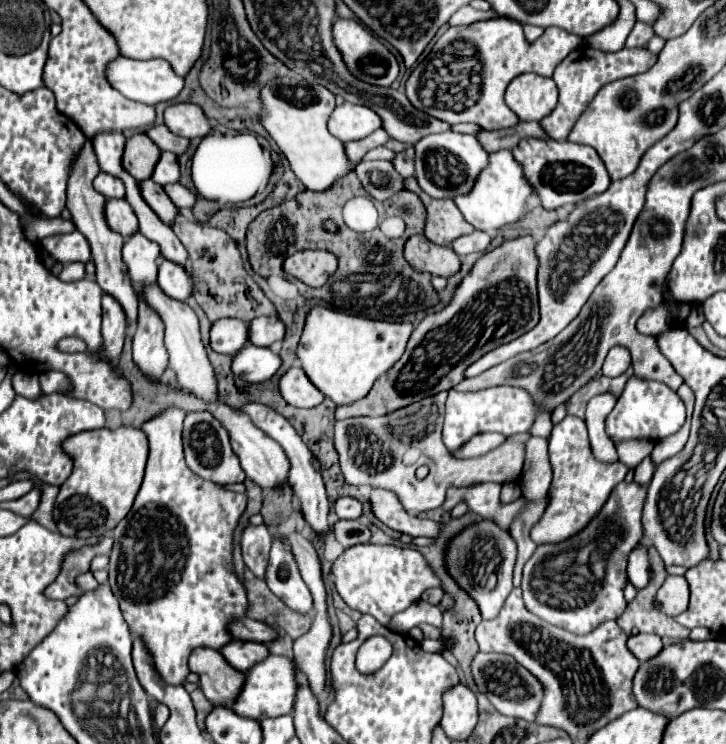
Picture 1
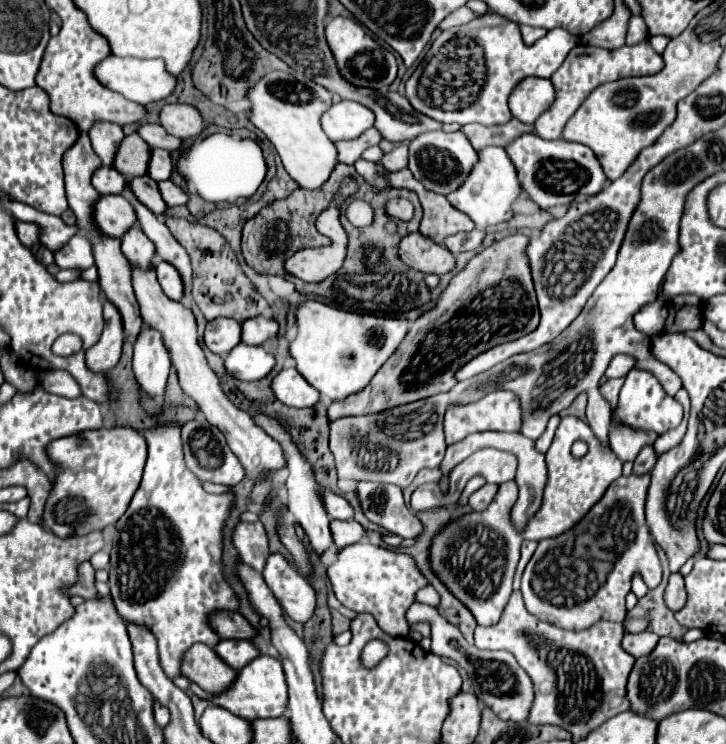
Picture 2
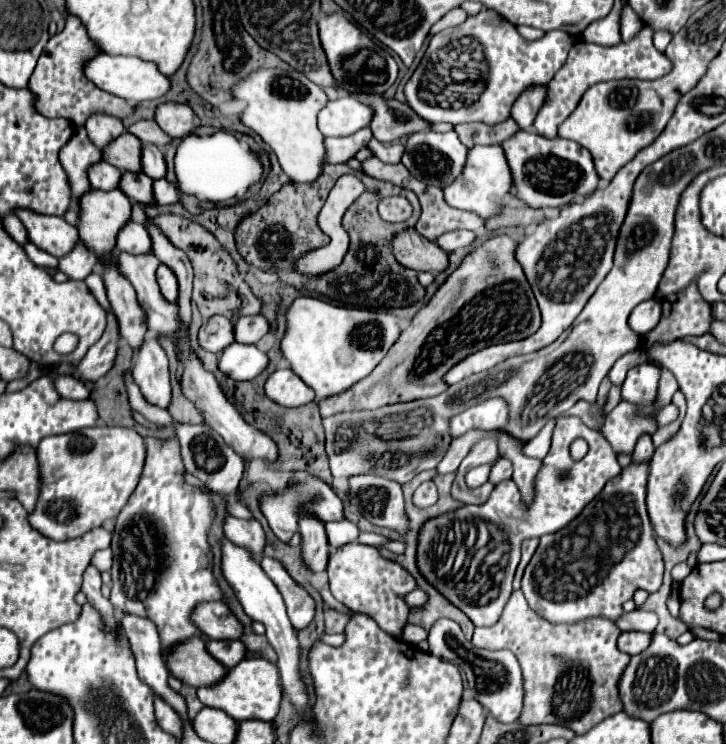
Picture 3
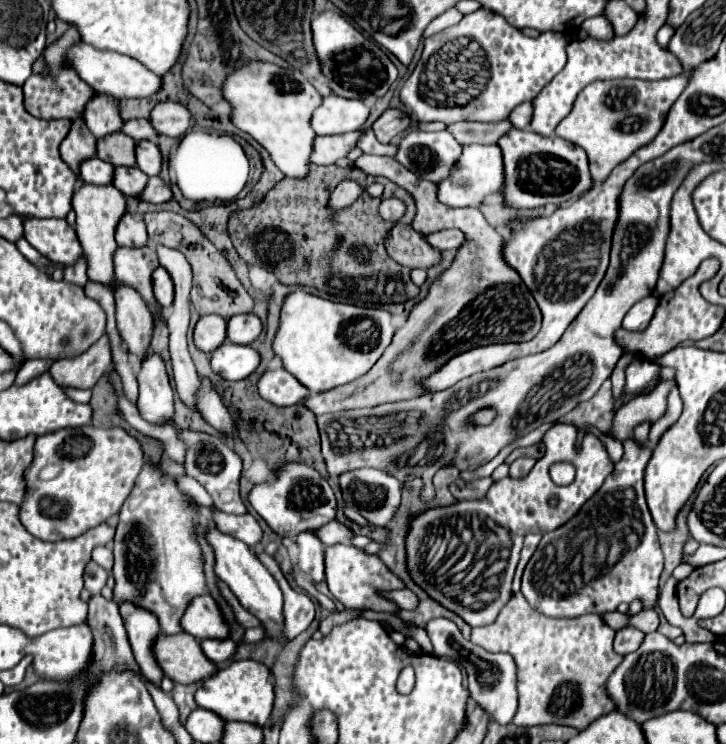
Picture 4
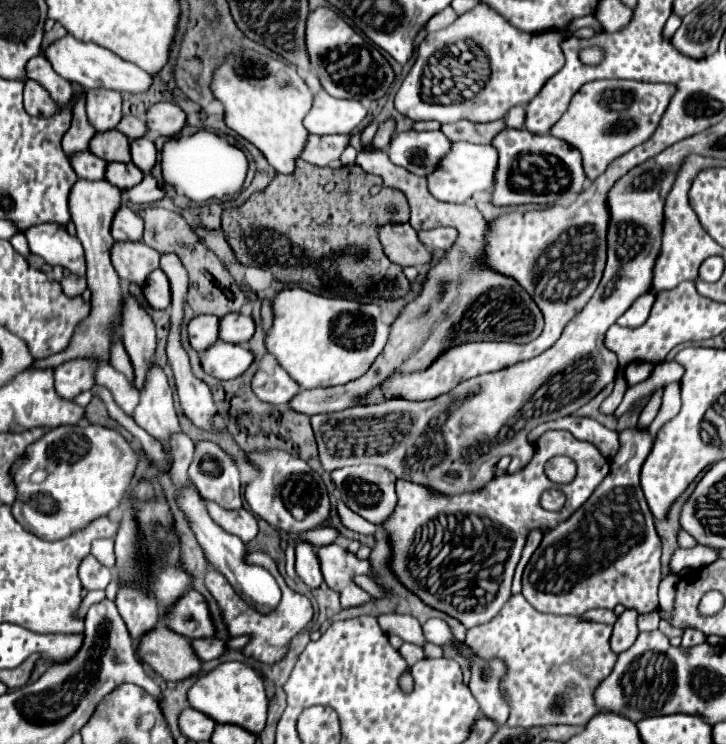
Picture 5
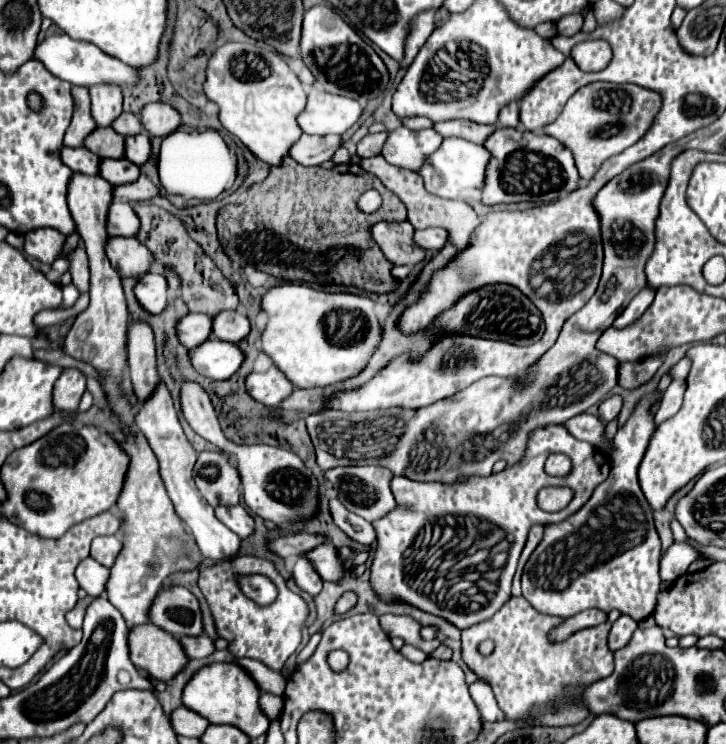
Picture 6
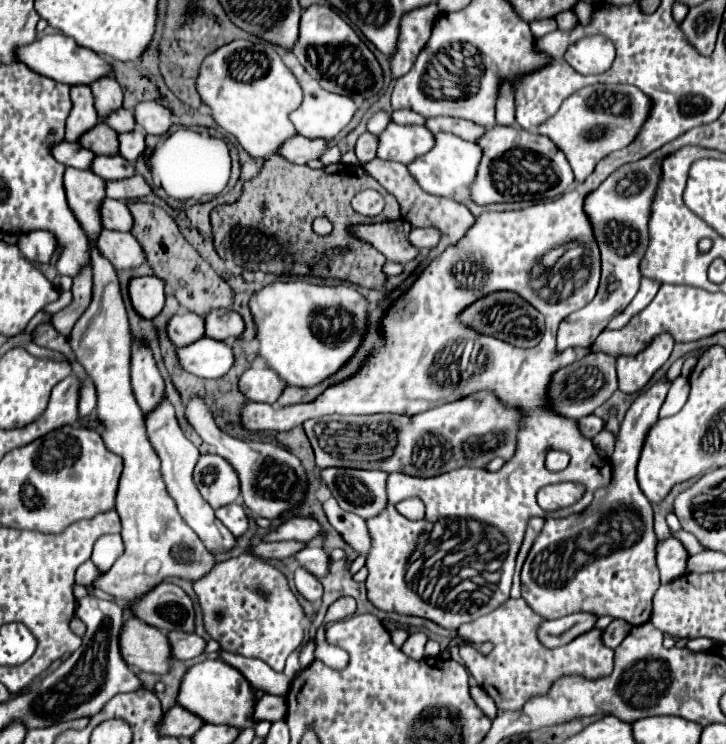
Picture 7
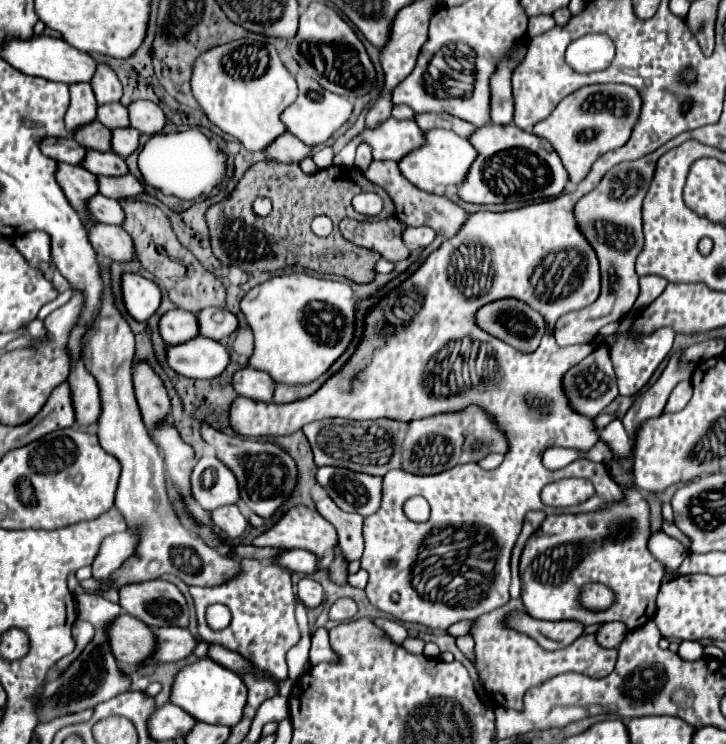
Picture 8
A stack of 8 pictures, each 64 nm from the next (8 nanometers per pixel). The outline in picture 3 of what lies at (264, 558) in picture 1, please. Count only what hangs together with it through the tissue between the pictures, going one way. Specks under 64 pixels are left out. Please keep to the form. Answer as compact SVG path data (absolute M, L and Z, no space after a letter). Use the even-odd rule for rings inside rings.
M228 516L224 524L224 532L228 540L234 540L236 546L246 548L254 556L254 560L262 558L266 540L264 540L264 530L258 520L240 520L240 518Z

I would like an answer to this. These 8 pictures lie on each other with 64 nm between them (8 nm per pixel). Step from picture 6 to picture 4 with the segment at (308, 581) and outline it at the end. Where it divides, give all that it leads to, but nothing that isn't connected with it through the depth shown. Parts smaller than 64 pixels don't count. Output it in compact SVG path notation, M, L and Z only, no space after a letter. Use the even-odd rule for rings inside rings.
M304 530L296 536L296 544L300 548L298 554L298 568L308 572L316 582L324 578L324 544L316 536L314 530Z

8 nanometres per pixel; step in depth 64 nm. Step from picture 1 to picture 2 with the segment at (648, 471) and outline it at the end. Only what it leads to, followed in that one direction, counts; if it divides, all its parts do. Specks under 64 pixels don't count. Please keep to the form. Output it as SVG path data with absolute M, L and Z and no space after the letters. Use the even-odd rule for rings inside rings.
M648 446L648 448L644 448L644 450L638 454L638 458L634 460L634 472L636 472L636 476L638 476L638 474L640 474L640 476L650 474L652 468L654 468L654 464L656 464L656 454L654 454L654 448Z

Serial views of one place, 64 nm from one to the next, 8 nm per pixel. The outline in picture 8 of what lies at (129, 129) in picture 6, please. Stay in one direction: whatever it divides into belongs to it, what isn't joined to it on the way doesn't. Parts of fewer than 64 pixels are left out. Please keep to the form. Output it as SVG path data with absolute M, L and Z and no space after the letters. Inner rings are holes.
M104 104L98 108L98 120L110 128L128 128L128 108L124 108L122 104Z

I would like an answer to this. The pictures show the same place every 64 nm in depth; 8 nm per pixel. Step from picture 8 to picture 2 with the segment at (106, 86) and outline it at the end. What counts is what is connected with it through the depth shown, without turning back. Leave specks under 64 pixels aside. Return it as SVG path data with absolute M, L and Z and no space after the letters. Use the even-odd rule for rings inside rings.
M100 122L100 124L94 124L92 126L92 130L90 130L88 136L92 140L94 152L102 160L102 166L112 168L112 160L116 158L116 148L120 146L120 140L124 140L122 128L116 126L116 124Z

